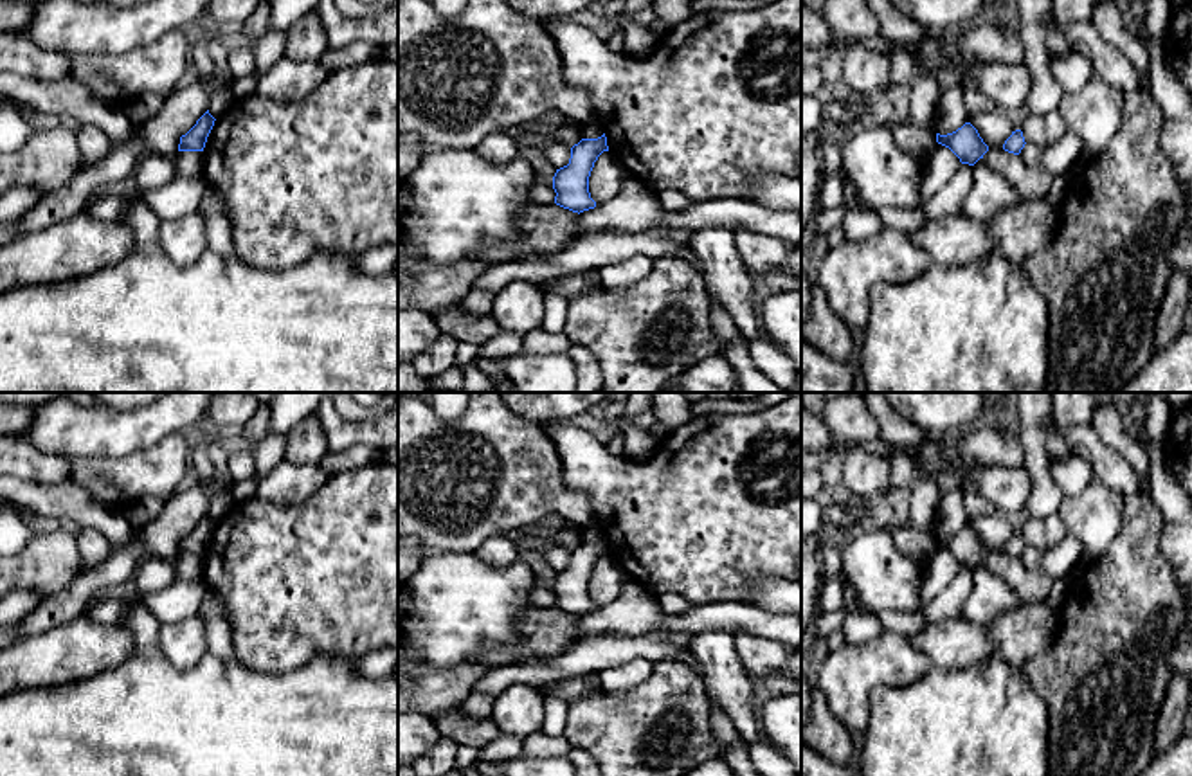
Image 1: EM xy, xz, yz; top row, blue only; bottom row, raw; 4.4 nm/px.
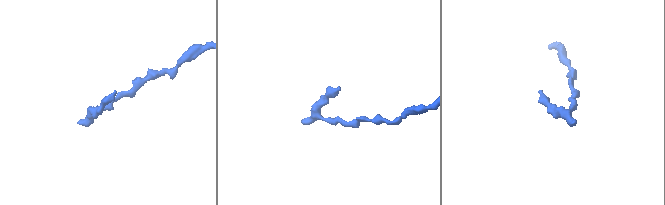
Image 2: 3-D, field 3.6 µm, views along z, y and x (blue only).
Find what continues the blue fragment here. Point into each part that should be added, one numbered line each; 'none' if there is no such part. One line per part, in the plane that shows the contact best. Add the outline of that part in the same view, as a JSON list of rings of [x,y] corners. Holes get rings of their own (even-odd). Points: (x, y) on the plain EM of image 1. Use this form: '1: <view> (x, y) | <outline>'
none

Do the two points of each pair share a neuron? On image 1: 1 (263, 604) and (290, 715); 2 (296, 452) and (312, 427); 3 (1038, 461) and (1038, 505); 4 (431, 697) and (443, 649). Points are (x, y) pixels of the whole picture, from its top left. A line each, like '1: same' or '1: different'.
1: different
2: same
3: same
4: different

